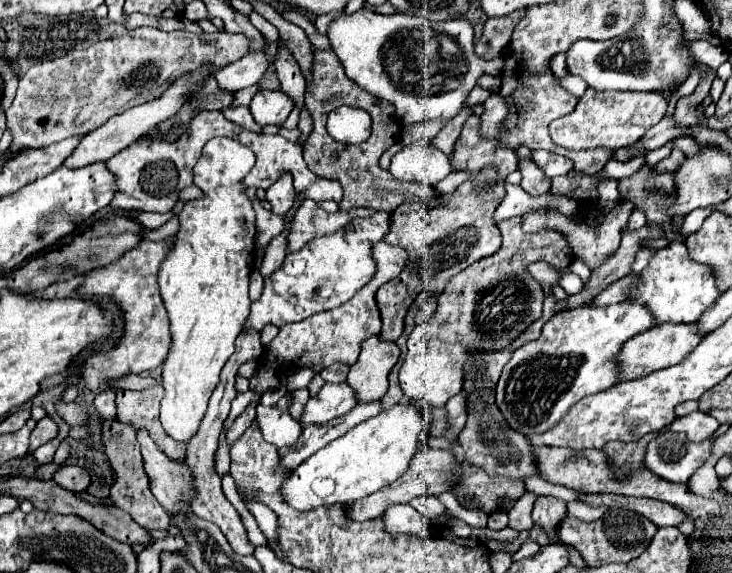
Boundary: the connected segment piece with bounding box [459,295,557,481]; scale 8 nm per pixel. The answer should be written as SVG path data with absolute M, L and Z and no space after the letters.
M545 295L543 315L535 323L531 323L531 327L527 327L527 333L519 335L519 339L515 339L511 347L505 347L503 351L469 351L467 353L467 363L463 363L463 391L467 395L467 423L463 431L459 433L459 445L465 451L465 461L475 469L483 469L489 475L503 475L507 479L519 479L519 481L525 481L531 475L539 475L539 469L535 467L535 453L531 445L527 443L527 437L519 435L519 431L513 431L495 405L495 385L497 385L503 365L511 359L513 351L519 349L523 343L539 339L541 327L547 323L547 319L553 317L555 303L557 301L553 295Z

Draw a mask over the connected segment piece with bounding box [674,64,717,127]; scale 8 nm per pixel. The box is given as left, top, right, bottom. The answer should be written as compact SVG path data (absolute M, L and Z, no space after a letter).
M699 64L699 68L703 71L703 78L696 87L695 91L688 96L684 96L678 100L675 107L675 124L677 126L689 127L698 121L698 107L704 98L709 94L711 85L715 77L716 71L704 64Z

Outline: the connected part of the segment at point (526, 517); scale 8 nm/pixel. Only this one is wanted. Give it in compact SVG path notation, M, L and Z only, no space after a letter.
M525 493L515 507L509 511L509 527L515 531L529 531L533 527L533 519L531 519L531 511L533 511L533 503L535 503L535 495L533 493Z

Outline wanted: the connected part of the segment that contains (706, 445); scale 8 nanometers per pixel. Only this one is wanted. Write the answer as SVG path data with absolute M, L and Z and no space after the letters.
M663 431L653 441L649 441L645 453L645 467L661 479L685 483L711 455L713 441L715 437L697 445L687 441L685 435Z

